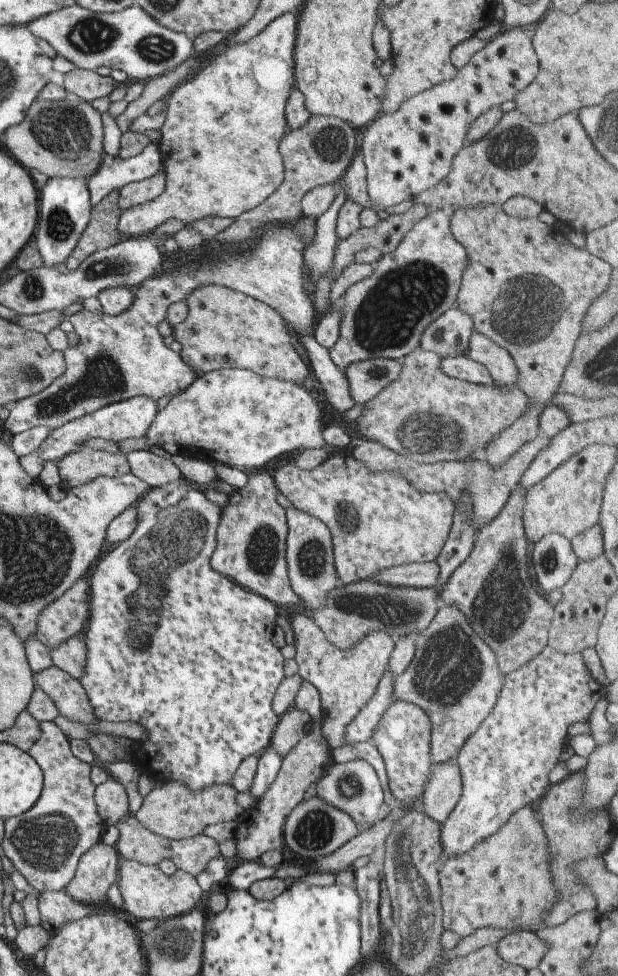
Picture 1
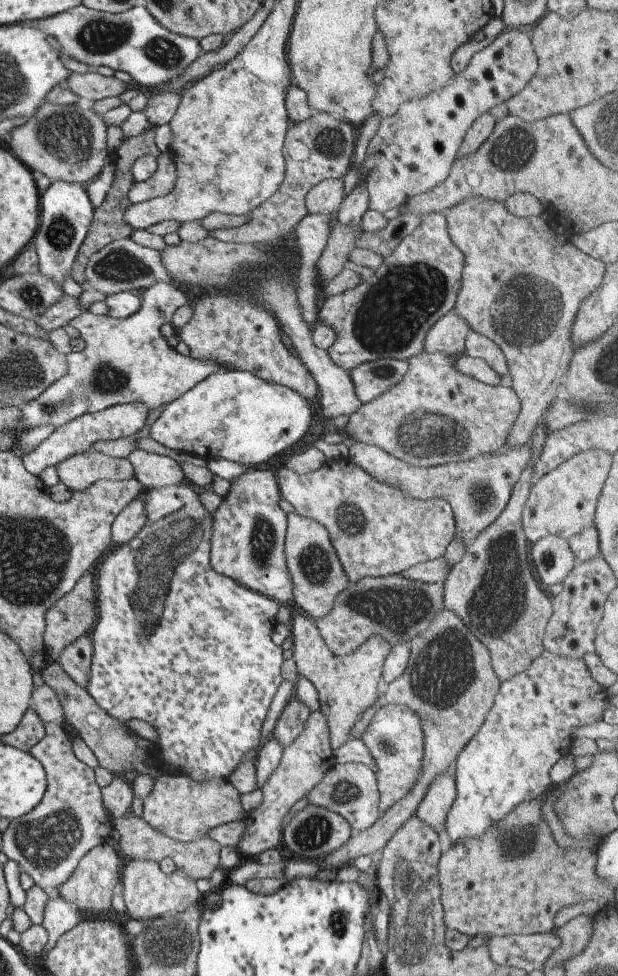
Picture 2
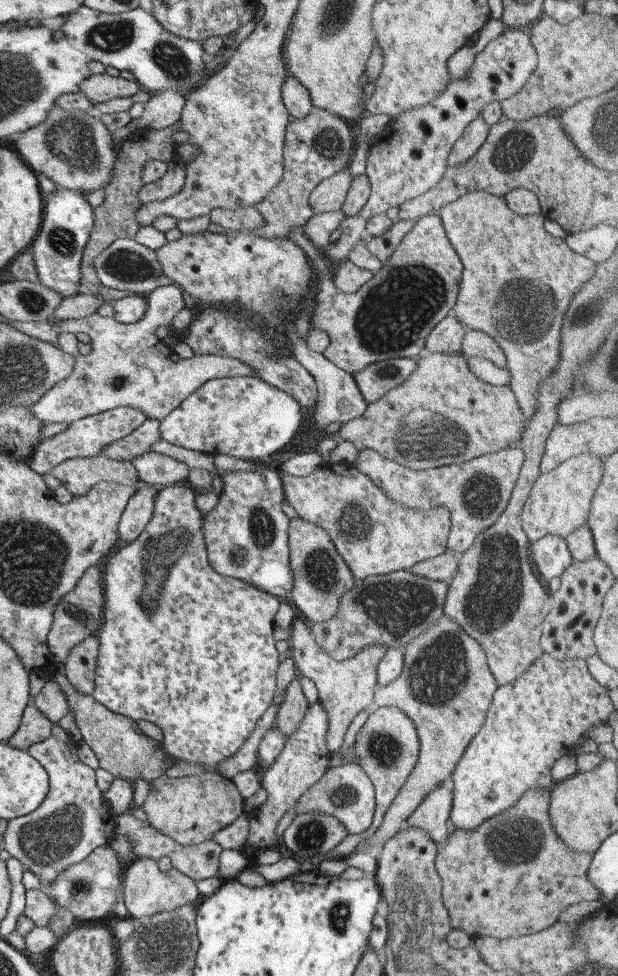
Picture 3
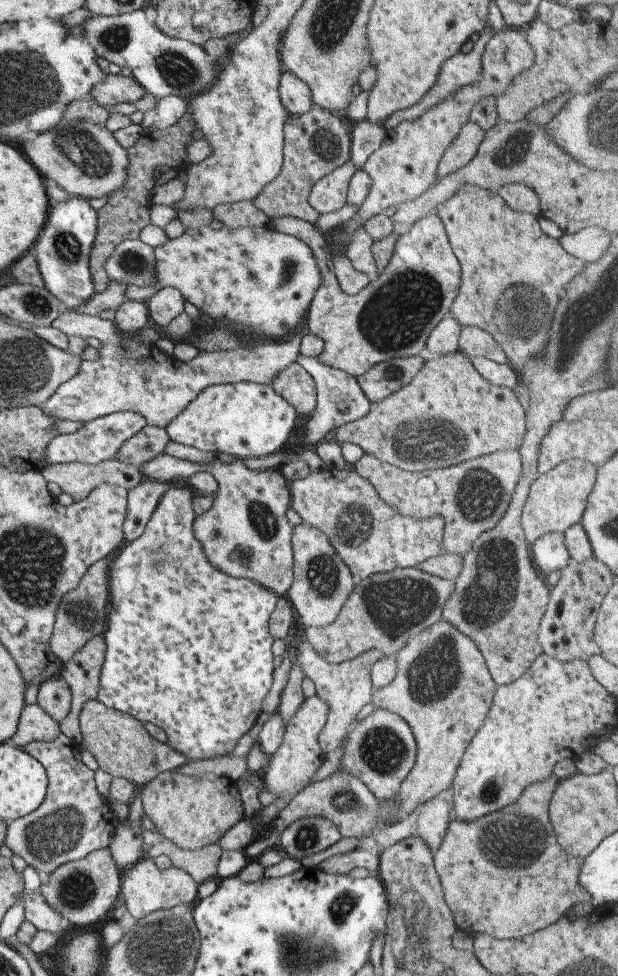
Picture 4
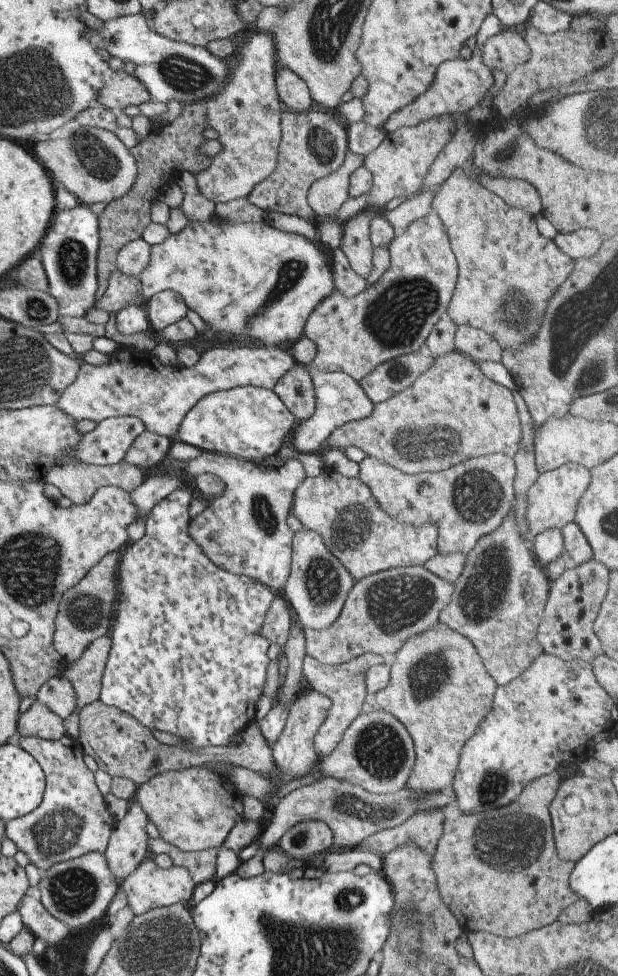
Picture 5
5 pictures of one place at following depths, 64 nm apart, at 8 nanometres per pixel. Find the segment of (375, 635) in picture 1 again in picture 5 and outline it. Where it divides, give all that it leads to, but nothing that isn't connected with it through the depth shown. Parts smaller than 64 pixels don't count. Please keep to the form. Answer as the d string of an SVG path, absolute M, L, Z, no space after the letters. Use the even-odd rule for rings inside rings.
M366 652L362 656L349 660L344 664L325 665L318 664L318 660L310 654L305 654L303 658L302 674L310 687L320 694L326 694L332 702L330 710L327 712L326 718L318 732L314 736L314 750L319 758L330 756L335 748L340 744L344 732L354 718L362 713L362 704L370 700L366 694L366 673L370 672L370 667L374 665L382 665L382 655L376 655L375 652Z

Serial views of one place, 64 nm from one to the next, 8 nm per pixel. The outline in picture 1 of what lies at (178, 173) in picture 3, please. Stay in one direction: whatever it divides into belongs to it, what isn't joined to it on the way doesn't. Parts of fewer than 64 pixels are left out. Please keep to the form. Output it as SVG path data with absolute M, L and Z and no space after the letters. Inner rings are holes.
M163 167L158 170L158 174L146 180L134 181L125 184L120 189L118 206L124 210L130 210L134 206L146 204L160 196L166 188L166 170Z

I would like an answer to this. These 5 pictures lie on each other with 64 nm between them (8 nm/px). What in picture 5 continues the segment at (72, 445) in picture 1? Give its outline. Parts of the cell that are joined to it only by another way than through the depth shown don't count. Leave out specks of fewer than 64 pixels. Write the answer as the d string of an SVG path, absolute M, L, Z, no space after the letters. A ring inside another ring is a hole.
M118 416L97 422L91 432L70 448L72 458L87 465L113 465L124 461L134 440L146 430L142 420L131 416Z

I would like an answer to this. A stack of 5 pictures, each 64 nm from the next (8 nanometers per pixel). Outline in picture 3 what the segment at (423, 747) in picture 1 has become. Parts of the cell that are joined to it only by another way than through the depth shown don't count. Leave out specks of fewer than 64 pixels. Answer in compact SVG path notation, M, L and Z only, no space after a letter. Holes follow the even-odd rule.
M379 707L370 710L370 716L359 729L355 737L355 757L356 761L351 764L358 764L368 778L372 780L376 797L375 816L372 824L366 832L362 834L348 834L334 850L330 850L324 855L310 857L310 863L317 865L323 861L335 859L336 857L346 857L355 852L360 844L365 843L374 835L380 835L382 824L384 823L385 812L392 801L398 796L400 788L412 774L420 752L420 739L414 722L398 708Z

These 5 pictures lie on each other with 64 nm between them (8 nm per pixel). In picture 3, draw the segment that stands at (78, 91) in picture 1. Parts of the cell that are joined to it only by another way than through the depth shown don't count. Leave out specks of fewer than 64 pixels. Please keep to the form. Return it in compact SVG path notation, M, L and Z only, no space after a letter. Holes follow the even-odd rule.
M107 73L97 74L82 80L80 90L94 104L106 102L114 98L132 98L141 87L137 82L129 81L121 76L110 76Z

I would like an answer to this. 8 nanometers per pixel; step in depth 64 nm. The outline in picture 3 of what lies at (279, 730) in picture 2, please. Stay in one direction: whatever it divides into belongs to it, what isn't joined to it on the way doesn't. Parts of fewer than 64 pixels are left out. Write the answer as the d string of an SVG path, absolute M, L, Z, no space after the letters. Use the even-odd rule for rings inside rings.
M296 676L284 692L284 700L279 705L275 722L275 726L278 726L285 739L292 736L292 732L296 732L308 706L309 700L306 700L300 686L300 678Z

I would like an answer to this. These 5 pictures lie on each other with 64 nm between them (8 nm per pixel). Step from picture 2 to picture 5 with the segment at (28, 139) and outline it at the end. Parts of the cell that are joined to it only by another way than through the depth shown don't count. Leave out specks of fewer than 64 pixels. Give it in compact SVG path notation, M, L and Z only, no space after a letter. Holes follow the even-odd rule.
M70 122L28 144L36 144L36 150L32 148L32 154L36 152L34 155L38 156L52 181L64 184L64 188L80 203L110 204L112 200L120 200L130 192L138 176L138 166L132 150L118 136L104 129L88 128L80 126L78 122Z

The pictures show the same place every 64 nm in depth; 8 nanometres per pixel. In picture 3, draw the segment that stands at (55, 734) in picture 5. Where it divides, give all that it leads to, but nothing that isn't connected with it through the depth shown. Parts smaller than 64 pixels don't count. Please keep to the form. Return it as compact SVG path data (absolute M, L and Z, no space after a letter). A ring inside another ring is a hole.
M32 702L25 708L21 725L7 742L14 748L26 751L34 743L48 740L51 736L53 723L36 708Z

